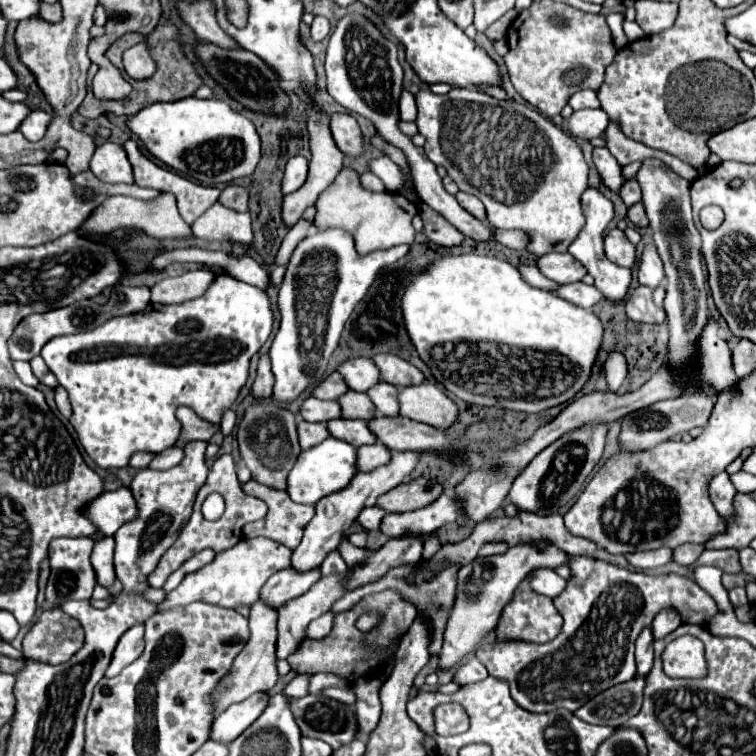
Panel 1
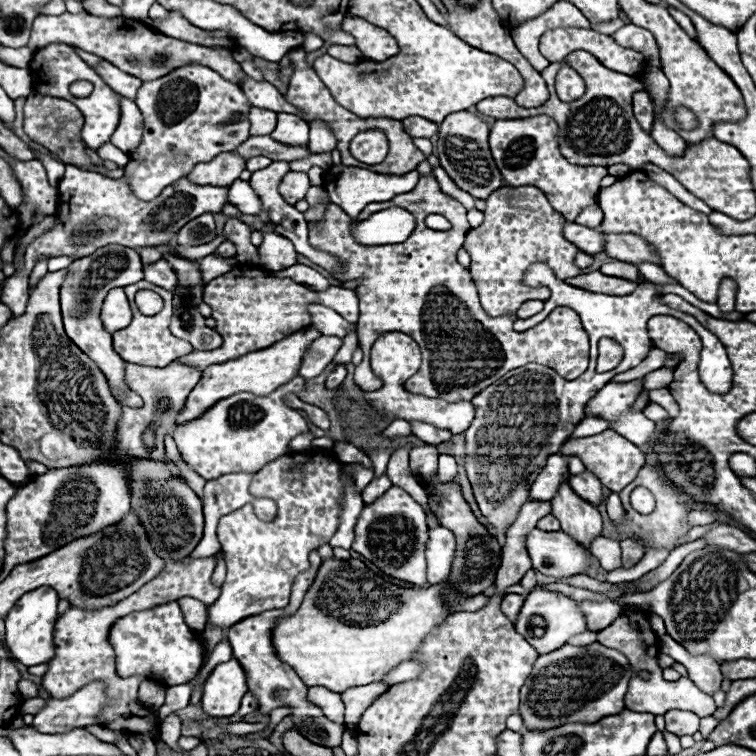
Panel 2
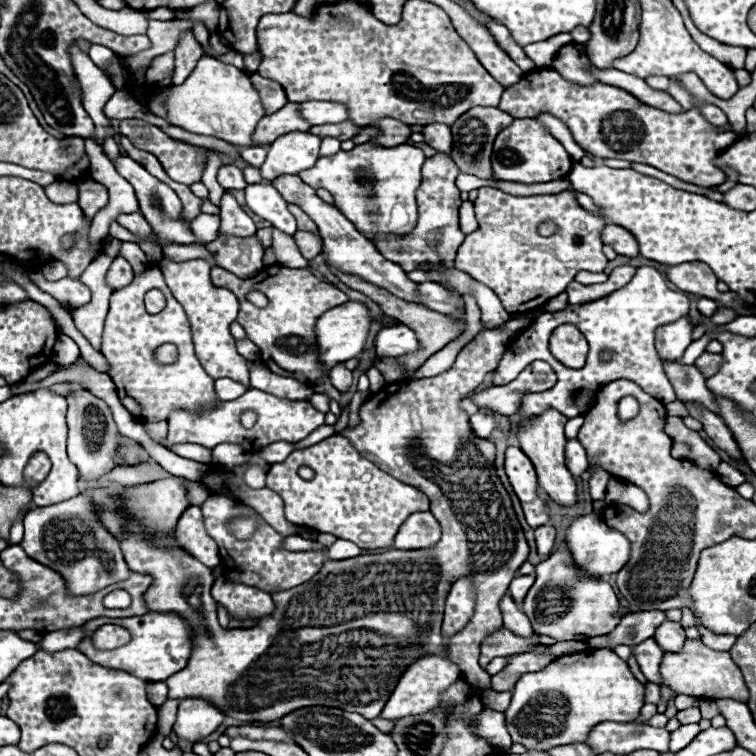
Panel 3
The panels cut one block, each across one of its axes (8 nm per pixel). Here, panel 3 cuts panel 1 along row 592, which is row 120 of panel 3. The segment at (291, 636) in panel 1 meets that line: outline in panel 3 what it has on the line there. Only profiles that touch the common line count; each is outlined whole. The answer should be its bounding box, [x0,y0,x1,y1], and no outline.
[298,100,348,124]

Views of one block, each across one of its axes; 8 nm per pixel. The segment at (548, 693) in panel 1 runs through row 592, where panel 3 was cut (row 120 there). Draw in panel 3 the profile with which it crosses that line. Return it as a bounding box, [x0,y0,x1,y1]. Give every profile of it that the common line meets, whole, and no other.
[500,70,738,188]

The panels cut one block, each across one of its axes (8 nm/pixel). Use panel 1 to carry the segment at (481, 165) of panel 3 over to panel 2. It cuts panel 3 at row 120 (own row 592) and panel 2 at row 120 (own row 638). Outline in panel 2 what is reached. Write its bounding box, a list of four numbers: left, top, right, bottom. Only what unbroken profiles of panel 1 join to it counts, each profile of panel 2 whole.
[438,110,504,200]

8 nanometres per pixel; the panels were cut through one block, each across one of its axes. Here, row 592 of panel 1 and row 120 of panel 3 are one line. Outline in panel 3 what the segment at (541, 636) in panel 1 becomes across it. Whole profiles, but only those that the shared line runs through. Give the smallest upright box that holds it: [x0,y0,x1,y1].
[492,118,572,184]

